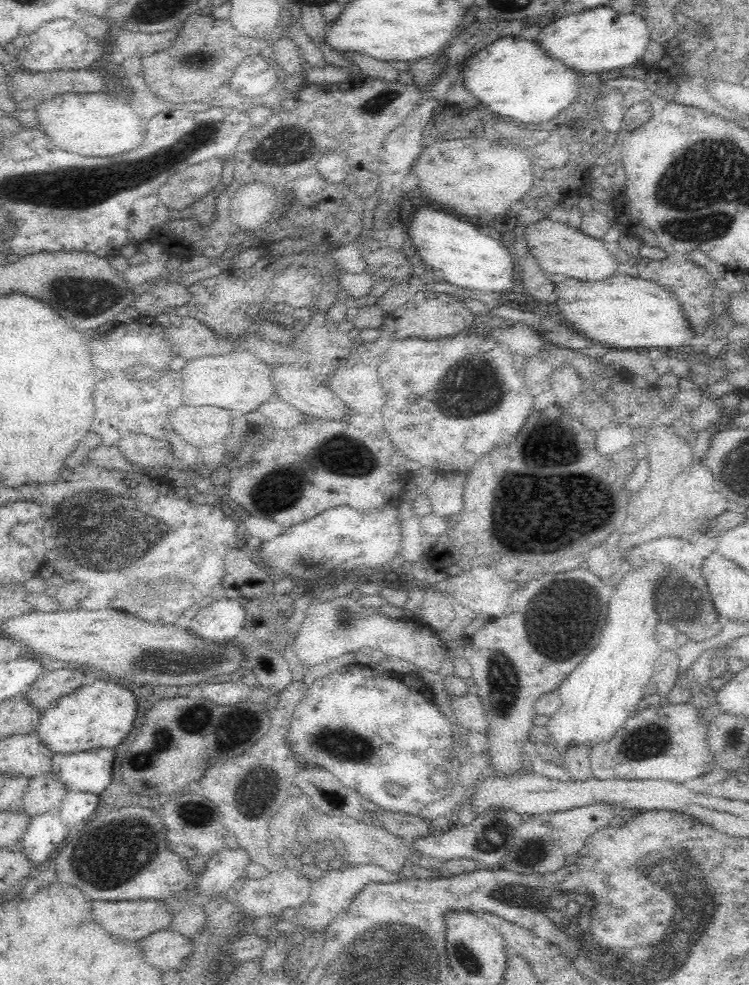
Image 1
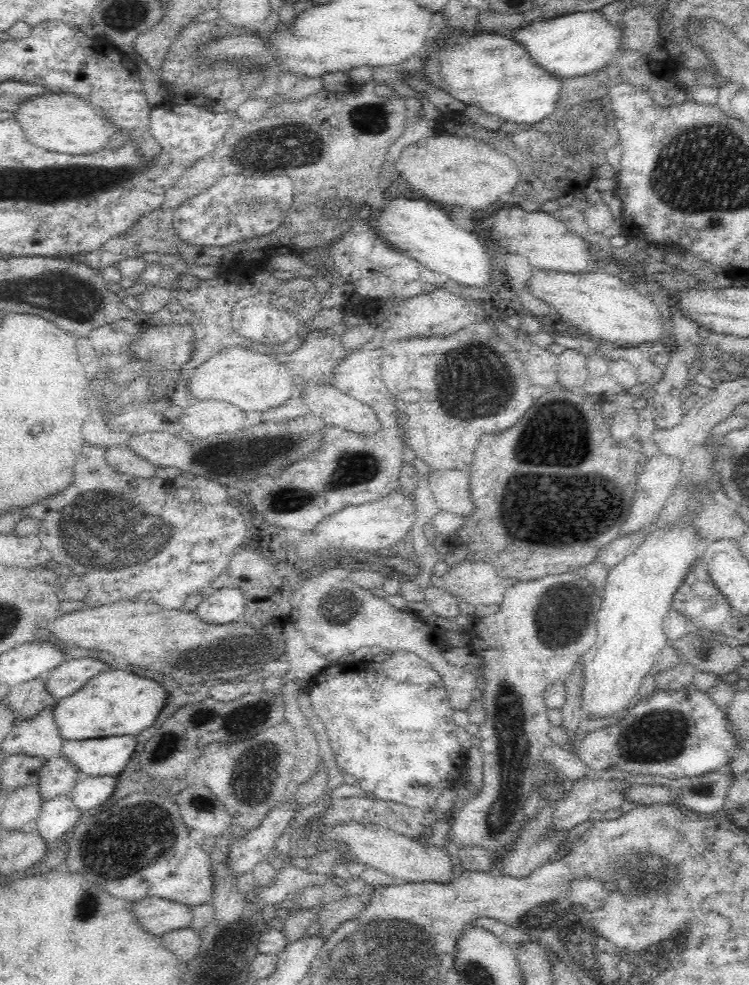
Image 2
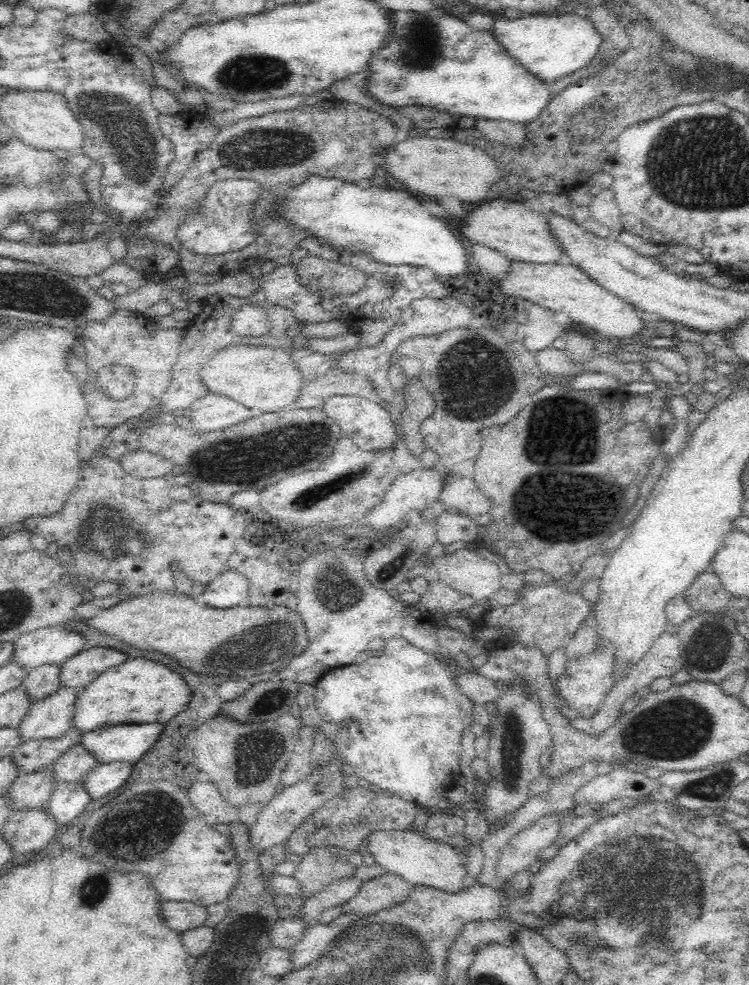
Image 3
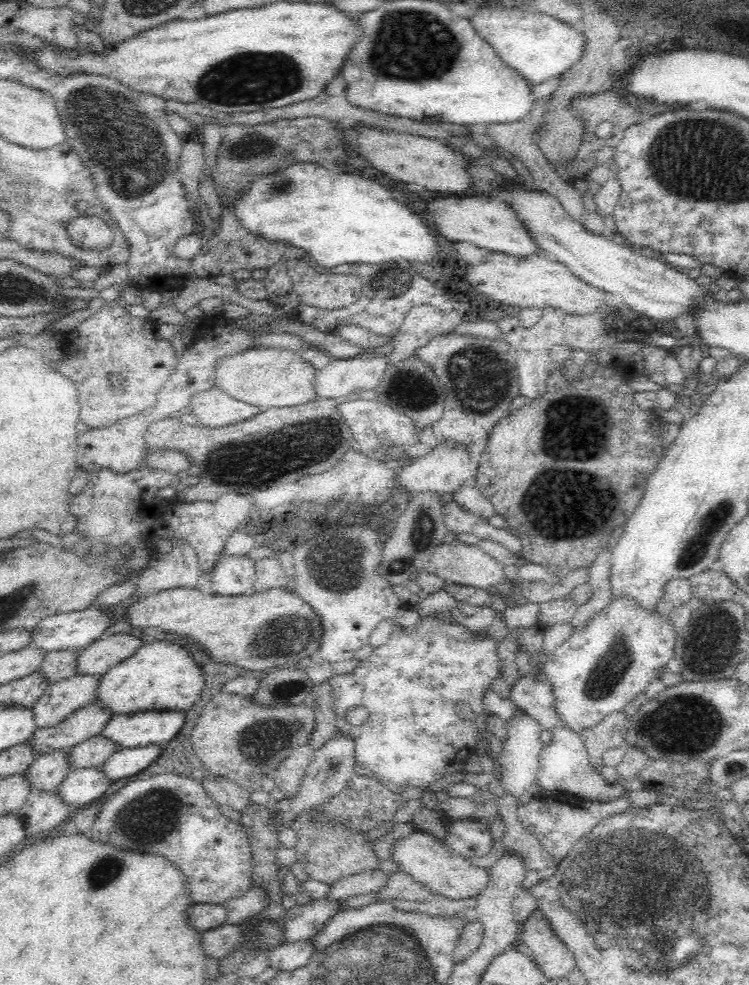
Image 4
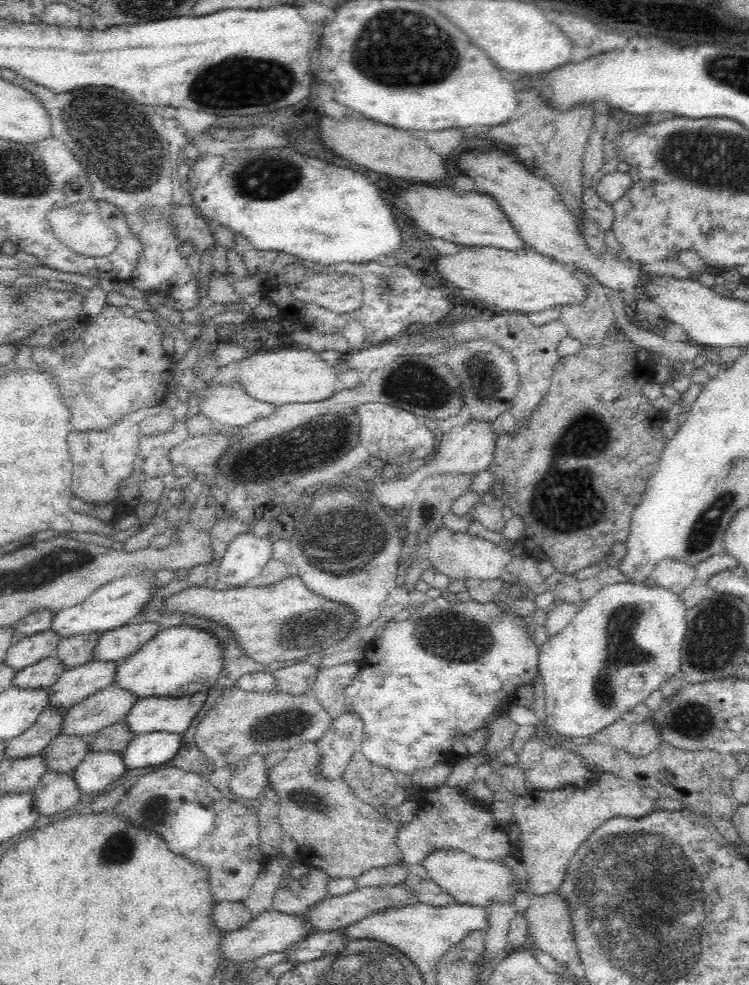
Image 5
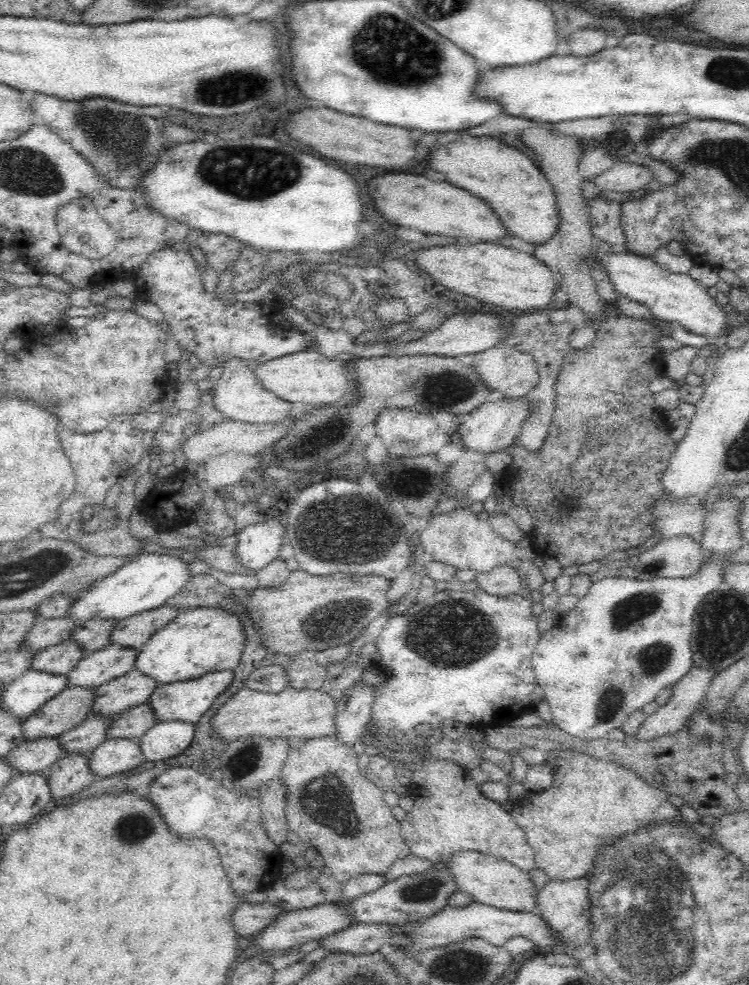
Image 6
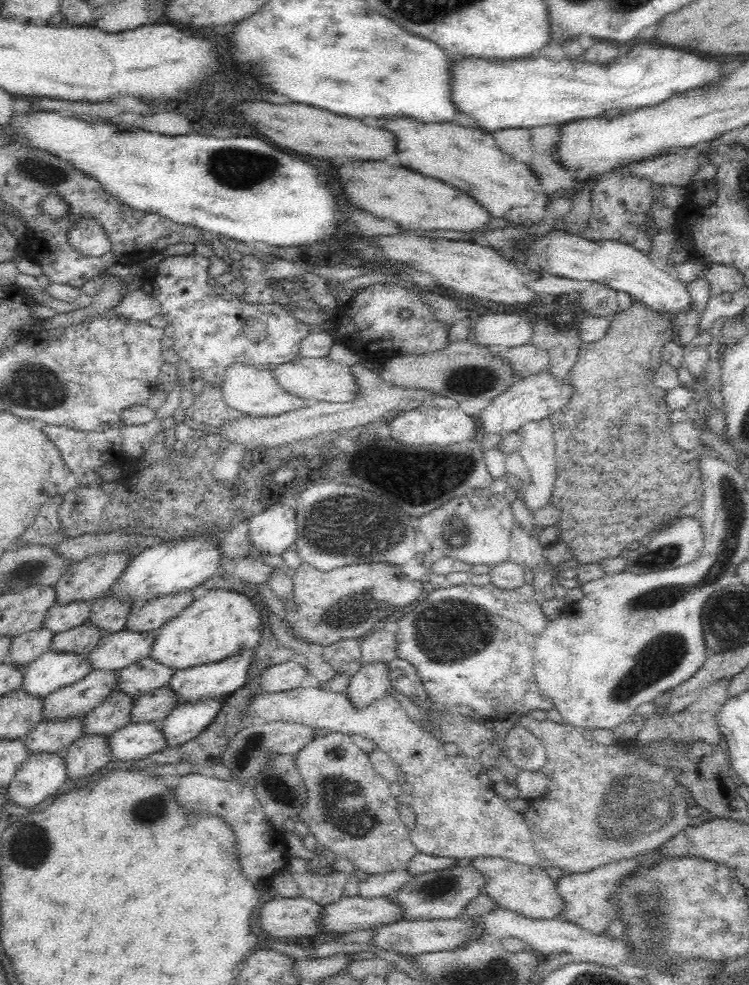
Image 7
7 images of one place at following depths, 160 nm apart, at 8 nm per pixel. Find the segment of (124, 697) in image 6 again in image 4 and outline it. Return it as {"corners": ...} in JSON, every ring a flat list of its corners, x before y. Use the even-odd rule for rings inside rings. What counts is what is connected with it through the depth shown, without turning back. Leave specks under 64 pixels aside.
{"corners":[[88,703,56,726,36,729,26,743,35,756,52,751,67,751,75,744,98,735,110,718,110,711,106,711,98,703]]}

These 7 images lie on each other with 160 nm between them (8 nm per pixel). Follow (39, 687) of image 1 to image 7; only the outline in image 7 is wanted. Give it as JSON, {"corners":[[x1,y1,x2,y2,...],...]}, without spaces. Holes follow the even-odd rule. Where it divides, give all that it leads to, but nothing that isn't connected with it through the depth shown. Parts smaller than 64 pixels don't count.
{"corners":[[194,590,150,599,130,606,125,630,135,634,156,632,163,624,178,616,197,597]]}

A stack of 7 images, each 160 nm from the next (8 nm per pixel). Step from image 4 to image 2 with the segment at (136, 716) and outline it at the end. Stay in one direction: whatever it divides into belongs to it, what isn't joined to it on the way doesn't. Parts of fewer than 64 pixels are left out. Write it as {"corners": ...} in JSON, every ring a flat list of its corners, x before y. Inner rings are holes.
{"corners":[[136,735,109,736,90,740,65,740,60,756,66,757,80,775,117,776,130,754,135,754]]}

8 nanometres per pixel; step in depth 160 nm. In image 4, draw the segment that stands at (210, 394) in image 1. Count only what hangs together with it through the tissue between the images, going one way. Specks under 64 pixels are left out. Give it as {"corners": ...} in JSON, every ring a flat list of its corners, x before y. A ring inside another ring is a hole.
{"corners":[[256,346,232,354,232,356,222,356,214,362,214,380,215,386,222,389,226,394,236,400,248,402,252,406,260,406,260,408,278,408,287,406,296,406,314,401,316,393,314,393,314,376,317,370,307,363,300,356,299,351,280,350,279,348,258,348]]}

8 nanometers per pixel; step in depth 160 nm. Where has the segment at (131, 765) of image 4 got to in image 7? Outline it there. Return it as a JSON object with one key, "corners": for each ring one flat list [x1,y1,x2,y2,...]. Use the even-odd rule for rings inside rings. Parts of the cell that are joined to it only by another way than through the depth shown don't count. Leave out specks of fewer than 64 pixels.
{"corners":[[226,696,182,703,170,711,160,724,166,747,175,747,196,738,216,718]]}

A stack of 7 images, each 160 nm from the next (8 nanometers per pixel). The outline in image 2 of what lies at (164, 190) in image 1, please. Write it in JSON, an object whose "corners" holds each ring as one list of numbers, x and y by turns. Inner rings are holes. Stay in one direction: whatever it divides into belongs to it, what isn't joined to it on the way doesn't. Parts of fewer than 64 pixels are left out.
{"corners":[[374,80,366,84,352,86,342,92,330,92,322,88,317,94,304,96,302,100,295,100,290,96,290,100,280,100,264,113,264,116,253,123,236,119,223,136,218,148,203,158,193,162,190,168,174,182,165,192,164,202,156,211,145,214,132,228,123,235,115,236,107,240,97,251,74,255,71,260,85,262,96,270,103,270,106,266,119,263,125,258,136,258,144,252,158,252,158,254,178,255,186,262,193,264,210,264,210,266,230,266,232,262,246,262,249,257,255,259,272,257,277,254,298,255,306,249,327,249,339,238,352,230,352,222,360,219,360,210,366,206,368,193,374,189,379,182,379,172,382,164,386,161,386,156,390,146,394,141,402,136,406,128,407,109,402,96,378,95,375,92],[229,174,239,174,260,178,261,175,286,174,294,182,294,202,284,219,284,222,275,228,271,233,264,236,252,236,236,242,230,242,226,246,196,246,188,244,178,238,174,225,173,214,185,200,194,195,208,190,221,176],[336,200,348,201,352,205,354,214,350,218,338,218,329,212,331,204]]}

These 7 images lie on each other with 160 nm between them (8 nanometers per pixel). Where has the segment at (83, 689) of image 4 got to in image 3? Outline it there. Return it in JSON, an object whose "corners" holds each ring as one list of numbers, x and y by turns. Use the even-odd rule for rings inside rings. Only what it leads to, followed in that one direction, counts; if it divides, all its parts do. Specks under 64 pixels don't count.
{"corners":[[58,687,56,692,49,694,46,698,34,701,26,711,18,728,18,735,22,741,57,739,69,731,70,716,74,708,74,702,78,698,81,689]]}

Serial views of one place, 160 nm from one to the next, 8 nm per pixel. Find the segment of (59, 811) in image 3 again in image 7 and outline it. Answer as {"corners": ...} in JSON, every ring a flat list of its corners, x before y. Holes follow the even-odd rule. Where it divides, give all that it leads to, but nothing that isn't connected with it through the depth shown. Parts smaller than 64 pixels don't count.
{"corners":[[128,723,108,736,110,760,132,761,166,748,160,724]]}

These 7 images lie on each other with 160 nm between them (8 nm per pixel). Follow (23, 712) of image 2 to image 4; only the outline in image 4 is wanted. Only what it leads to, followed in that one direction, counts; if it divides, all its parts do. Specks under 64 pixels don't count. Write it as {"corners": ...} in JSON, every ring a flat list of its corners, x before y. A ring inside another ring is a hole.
{"corners":[[79,650,50,651,44,655,38,671,44,675,48,685,76,675,76,660]]}

